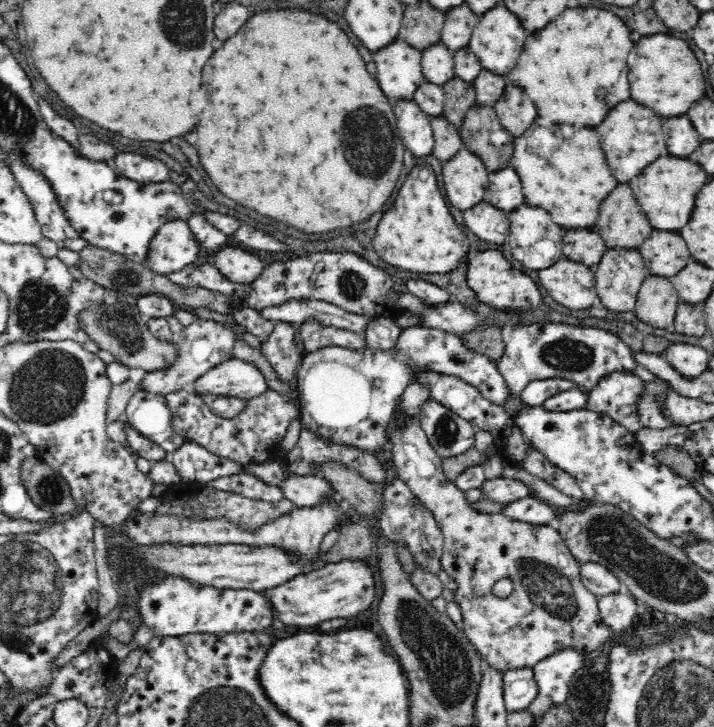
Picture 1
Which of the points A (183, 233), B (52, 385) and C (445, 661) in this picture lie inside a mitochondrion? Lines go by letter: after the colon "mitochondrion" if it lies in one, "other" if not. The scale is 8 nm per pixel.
A: other
B: mitochondrion
C: mitochondrion

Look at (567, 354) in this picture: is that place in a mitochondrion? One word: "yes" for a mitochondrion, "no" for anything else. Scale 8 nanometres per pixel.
yes

